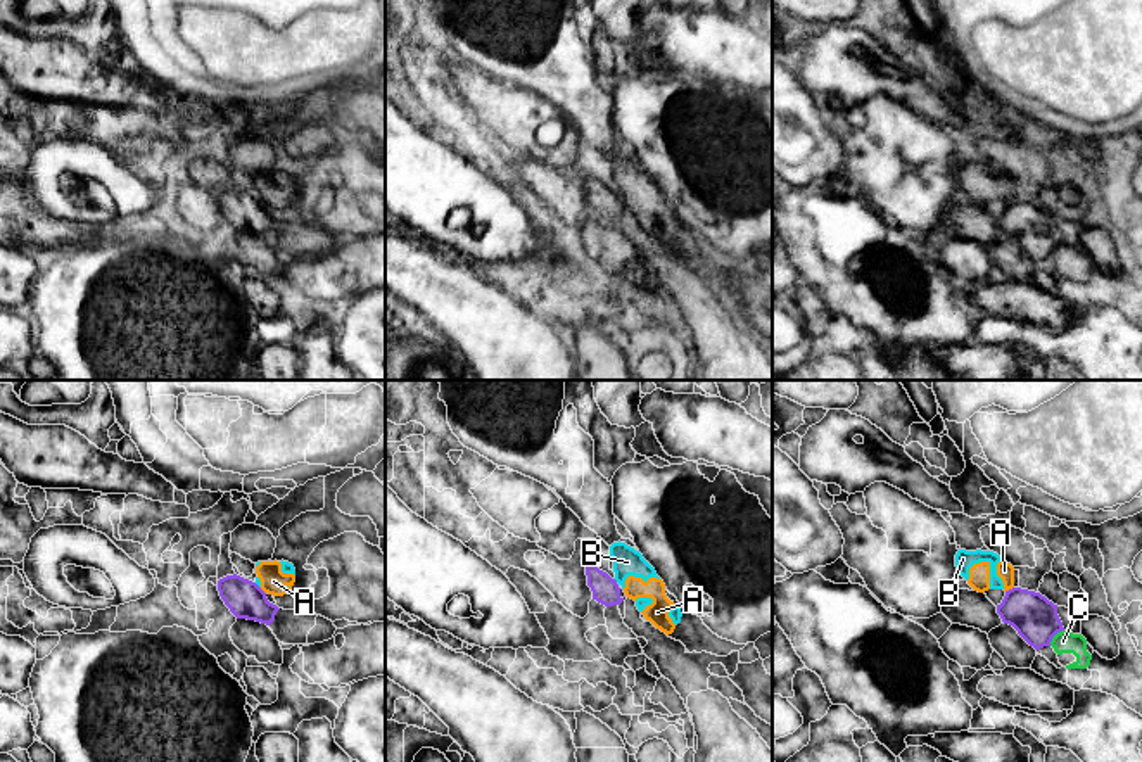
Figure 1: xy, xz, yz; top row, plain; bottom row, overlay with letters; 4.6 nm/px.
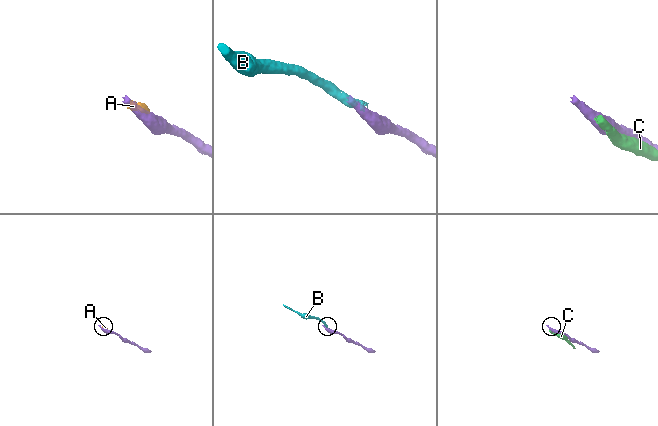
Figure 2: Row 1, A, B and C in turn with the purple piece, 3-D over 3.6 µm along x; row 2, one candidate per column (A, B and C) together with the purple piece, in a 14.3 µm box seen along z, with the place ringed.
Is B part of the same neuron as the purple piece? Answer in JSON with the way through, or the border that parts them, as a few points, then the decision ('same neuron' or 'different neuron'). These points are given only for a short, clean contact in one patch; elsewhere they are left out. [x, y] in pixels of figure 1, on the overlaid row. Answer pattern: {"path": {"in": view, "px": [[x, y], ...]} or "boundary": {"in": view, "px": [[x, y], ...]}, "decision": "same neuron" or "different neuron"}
{"boundary": {"in": "xy", "px": [[254, 583], [260, 588]]}, "decision": "different neuron"}

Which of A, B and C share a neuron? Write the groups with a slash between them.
A B / C

